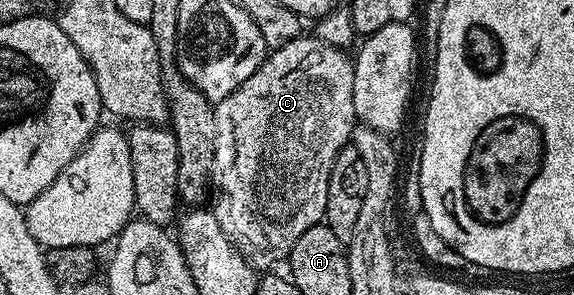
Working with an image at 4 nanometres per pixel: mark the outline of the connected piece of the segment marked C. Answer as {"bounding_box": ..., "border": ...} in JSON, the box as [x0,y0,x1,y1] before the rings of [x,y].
{"bounding_box":[210,35,358,266],"border":[[[301,35],[295,37],[290,43],[286,43],[280,49],[273,49],[265,56],[254,75],[246,79],[235,91],[226,99],[215,102],[214,112],[216,115],[216,134],[212,144],[212,172],[210,174],[211,184],[216,189],[216,206],[214,212],[216,221],[220,225],[220,230],[224,232],[225,237],[232,242],[233,246],[253,266],[272,265],[275,261],[283,262],[291,253],[294,243],[310,227],[321,224],[324,221],[324,212],[326,211],[326,191],[330,183],[330,167],[334,167],[334,159],[342,147],[353,140],[354,130],[358,125],[358,118],[354,111],[354,61],[351,56],[348,57],[343,48],[335,45],[327,45],[315,35]]]}

